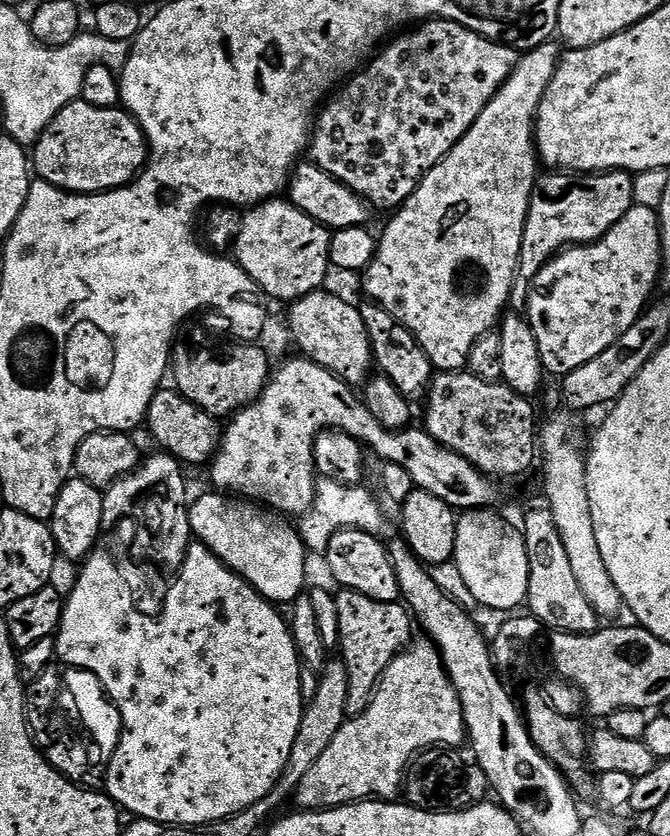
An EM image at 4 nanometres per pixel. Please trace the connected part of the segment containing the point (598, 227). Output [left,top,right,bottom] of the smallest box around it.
[510,173,634,309]

